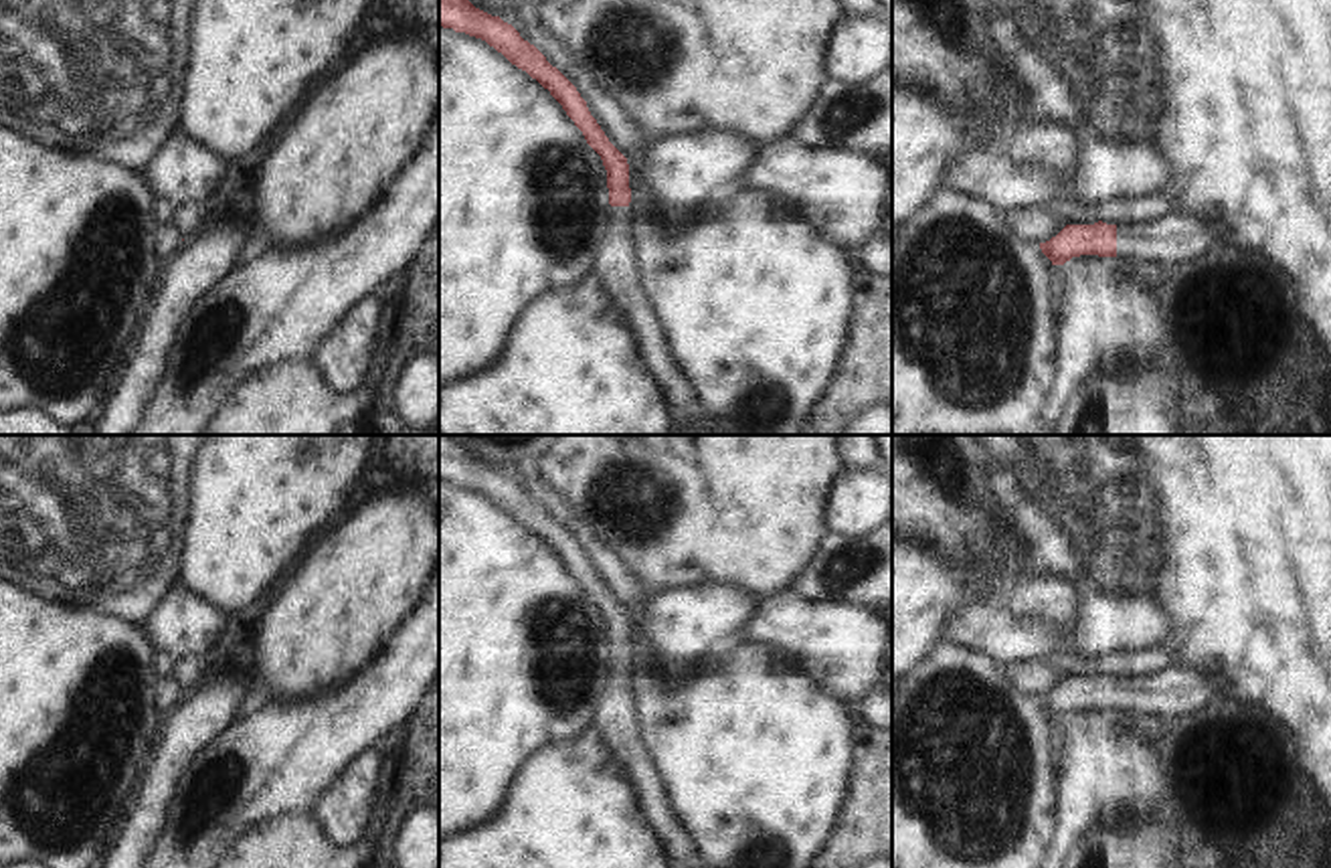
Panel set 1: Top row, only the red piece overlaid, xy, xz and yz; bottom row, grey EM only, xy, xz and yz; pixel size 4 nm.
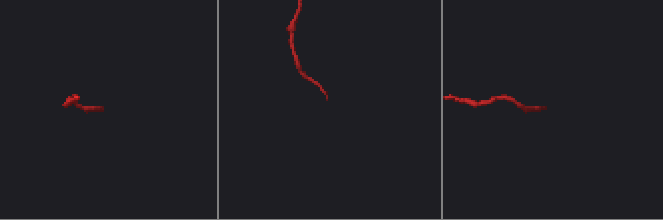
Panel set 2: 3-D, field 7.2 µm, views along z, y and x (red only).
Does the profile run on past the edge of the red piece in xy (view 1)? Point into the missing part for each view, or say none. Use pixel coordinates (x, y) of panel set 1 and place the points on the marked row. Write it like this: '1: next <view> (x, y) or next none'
1: next none

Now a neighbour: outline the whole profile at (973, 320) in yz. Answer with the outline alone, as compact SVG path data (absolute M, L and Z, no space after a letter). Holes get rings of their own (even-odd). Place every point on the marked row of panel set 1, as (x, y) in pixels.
M943 186L902 225L892 229L892 435L1038 435L1038 421L1056 384L1058 308L1052 295L1054 265L1040 243L1019 239L1005 210L983 198Z

